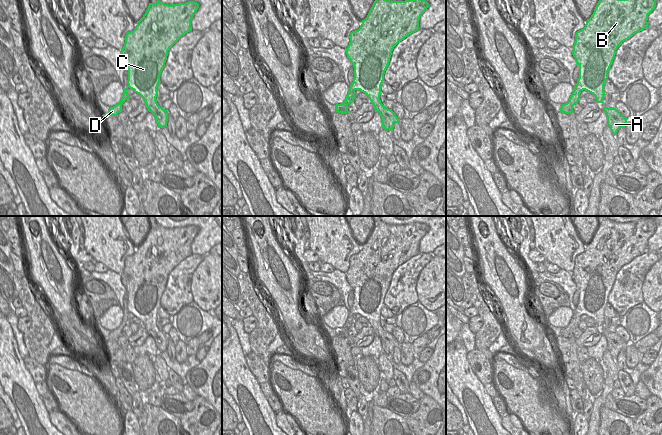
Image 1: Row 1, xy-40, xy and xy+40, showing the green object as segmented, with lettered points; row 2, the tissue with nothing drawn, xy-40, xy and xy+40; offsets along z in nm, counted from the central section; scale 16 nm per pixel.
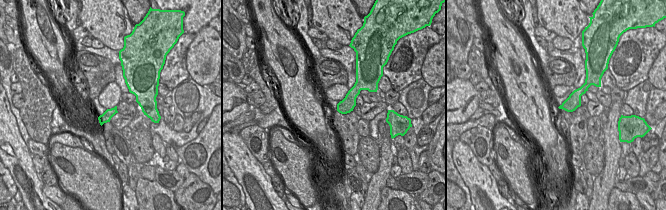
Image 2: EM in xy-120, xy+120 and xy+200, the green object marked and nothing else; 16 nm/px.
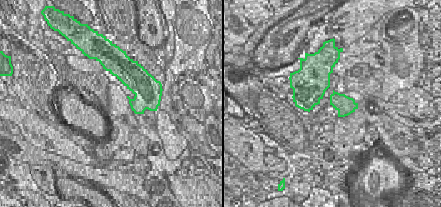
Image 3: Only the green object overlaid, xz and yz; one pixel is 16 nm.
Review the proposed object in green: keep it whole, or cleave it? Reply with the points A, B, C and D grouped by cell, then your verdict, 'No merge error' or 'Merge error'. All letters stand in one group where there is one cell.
Groups: A B C / D. Merge error.

